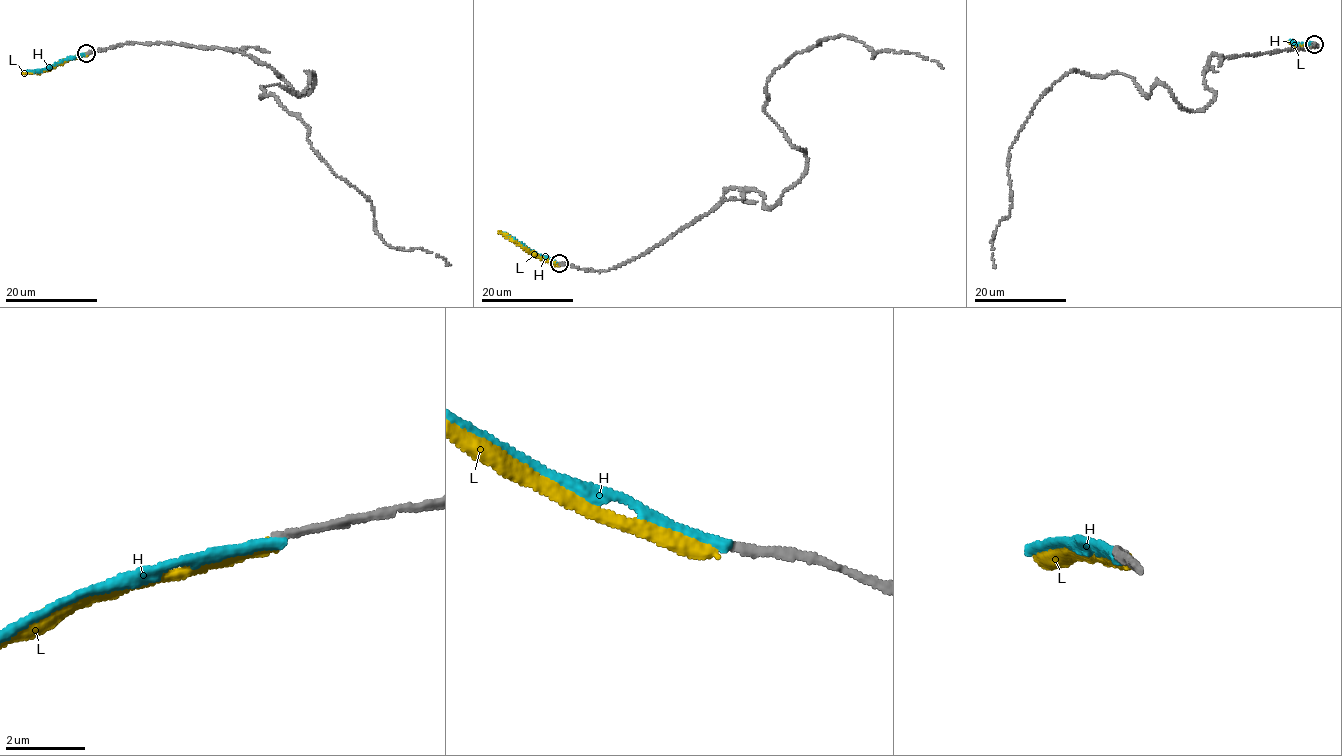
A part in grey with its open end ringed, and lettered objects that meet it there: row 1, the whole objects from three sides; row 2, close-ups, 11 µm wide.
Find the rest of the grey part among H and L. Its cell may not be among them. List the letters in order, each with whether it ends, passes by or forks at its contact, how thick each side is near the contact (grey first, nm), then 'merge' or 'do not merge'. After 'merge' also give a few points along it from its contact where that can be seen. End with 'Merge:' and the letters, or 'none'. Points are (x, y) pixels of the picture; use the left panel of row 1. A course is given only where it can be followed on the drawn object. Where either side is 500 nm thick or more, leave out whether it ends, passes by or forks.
H: it ends | 220/240 nm | do not merge
L: it ends | 200/360 nm | do not merge
Merge: none

